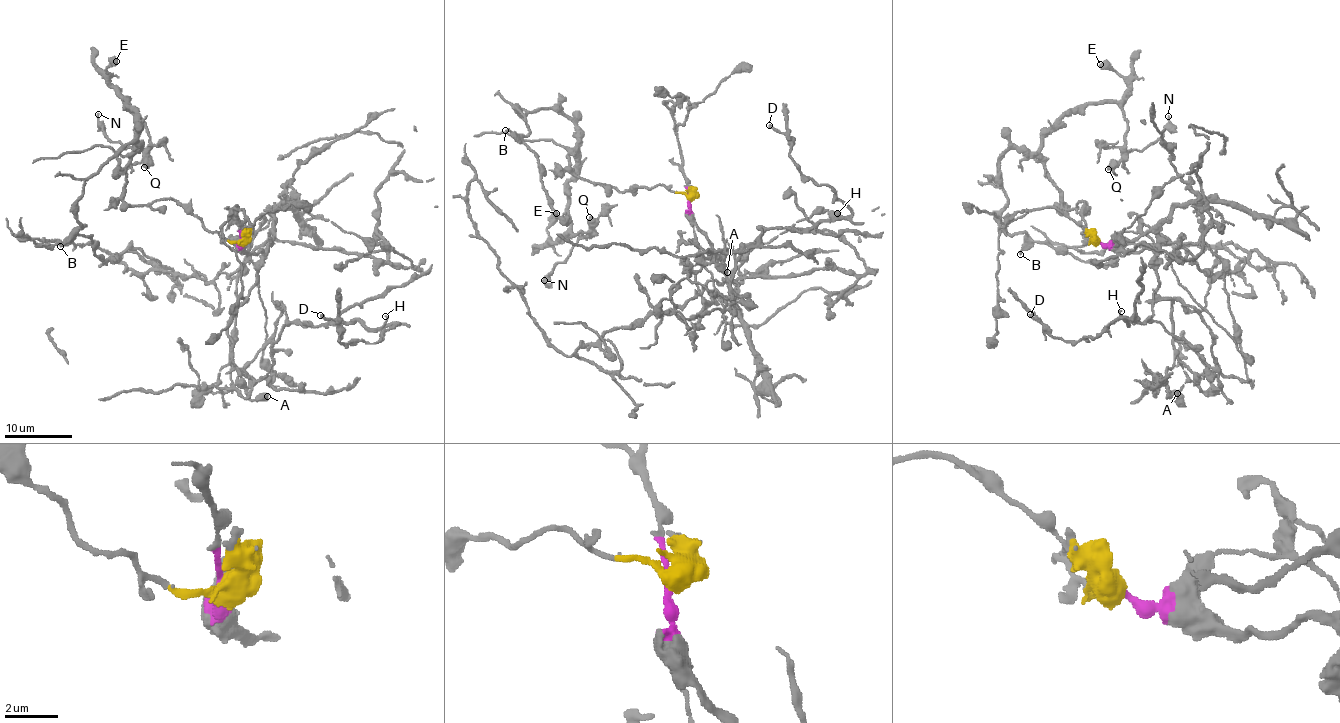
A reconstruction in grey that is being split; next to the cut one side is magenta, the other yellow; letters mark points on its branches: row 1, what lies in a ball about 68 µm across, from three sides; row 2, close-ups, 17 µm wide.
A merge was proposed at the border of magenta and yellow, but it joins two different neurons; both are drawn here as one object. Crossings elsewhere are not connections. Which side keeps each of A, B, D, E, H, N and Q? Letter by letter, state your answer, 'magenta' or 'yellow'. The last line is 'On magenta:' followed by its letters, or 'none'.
A: magenta
B: yellow
D: magenta
E: yellow
H: magenta
N: yellow
Q: yellow
On magenta: A, D, H

